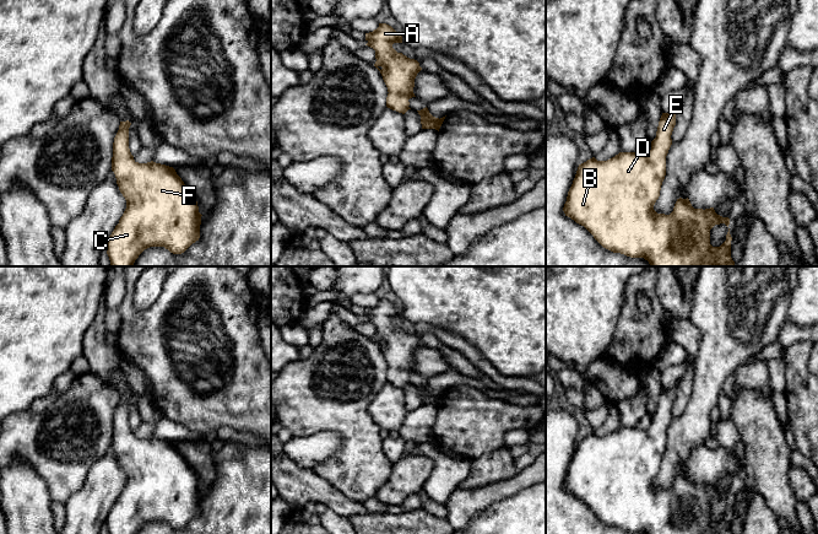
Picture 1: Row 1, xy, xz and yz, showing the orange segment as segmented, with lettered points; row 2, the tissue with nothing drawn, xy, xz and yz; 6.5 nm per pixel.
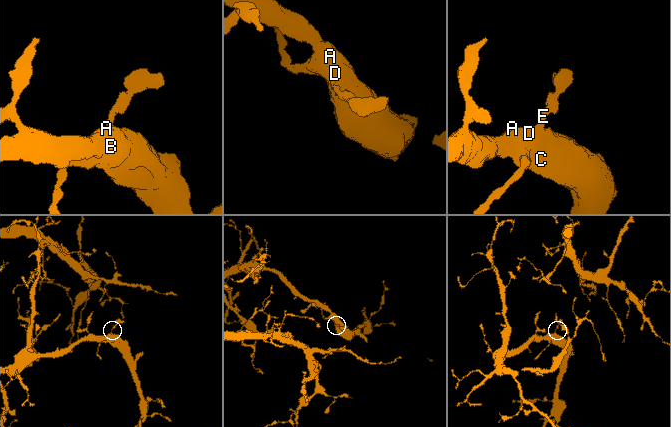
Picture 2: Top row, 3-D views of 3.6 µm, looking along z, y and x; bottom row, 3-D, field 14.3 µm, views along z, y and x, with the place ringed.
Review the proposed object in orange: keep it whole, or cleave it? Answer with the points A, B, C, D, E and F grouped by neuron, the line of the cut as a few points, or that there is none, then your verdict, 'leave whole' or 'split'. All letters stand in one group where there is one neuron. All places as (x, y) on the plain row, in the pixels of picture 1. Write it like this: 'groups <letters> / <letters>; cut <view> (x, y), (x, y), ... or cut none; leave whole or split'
groups A B C D E F; cut none; leave whole

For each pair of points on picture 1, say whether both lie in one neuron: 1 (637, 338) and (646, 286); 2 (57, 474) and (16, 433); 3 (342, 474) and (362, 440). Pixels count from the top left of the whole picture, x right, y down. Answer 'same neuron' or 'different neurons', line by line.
1: same neuron
2: same neuron
3: same neuron

